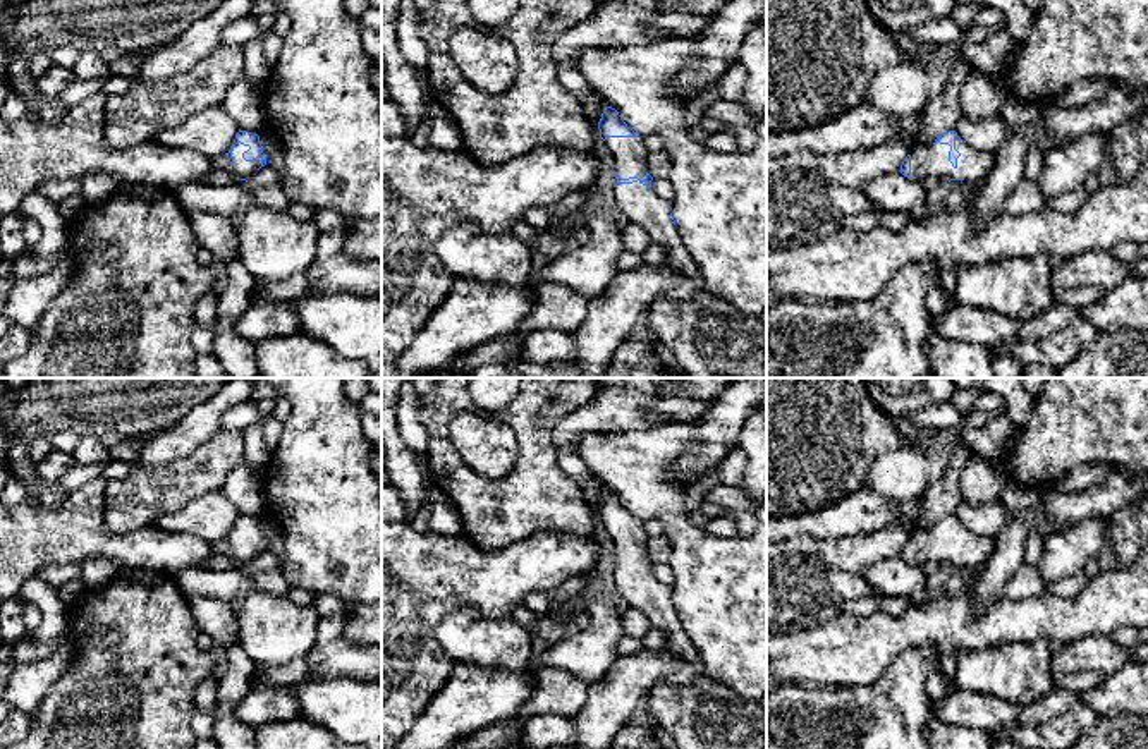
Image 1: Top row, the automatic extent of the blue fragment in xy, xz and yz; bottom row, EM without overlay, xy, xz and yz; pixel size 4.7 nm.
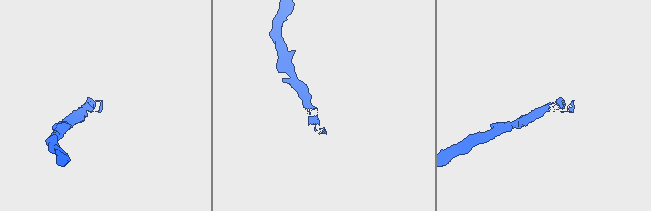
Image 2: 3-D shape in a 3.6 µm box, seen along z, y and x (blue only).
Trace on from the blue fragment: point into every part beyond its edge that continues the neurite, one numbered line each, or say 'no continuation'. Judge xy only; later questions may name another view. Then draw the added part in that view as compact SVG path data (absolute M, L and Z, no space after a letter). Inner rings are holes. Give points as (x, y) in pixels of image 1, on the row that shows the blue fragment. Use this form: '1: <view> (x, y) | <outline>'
1: xy (241, 169) | M235 144L232 156L234 156L234 167L232 167L232 174L235 179L249 179L251 175L254 175L258 172L258 168L261 167L261 158L258 156L253 161L246 161L242 158L242 153L247 151L249 146L244 144Z

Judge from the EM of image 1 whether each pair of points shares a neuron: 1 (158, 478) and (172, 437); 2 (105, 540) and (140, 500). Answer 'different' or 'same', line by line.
1: different
2: different

